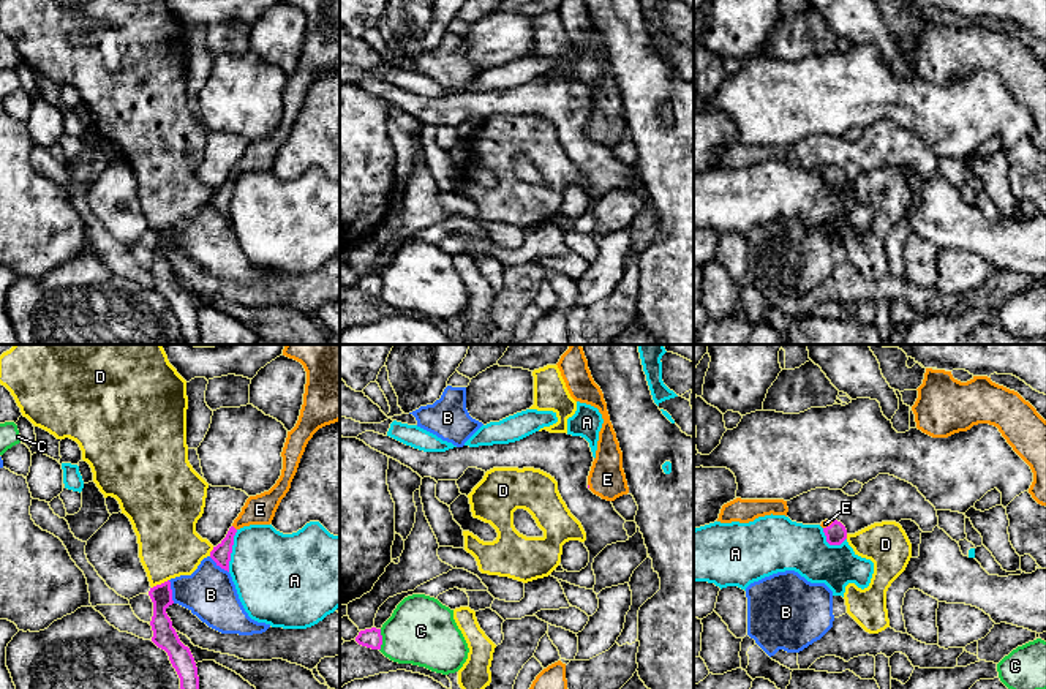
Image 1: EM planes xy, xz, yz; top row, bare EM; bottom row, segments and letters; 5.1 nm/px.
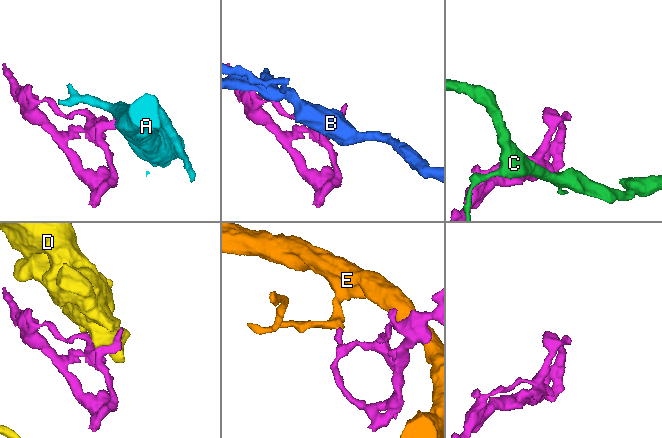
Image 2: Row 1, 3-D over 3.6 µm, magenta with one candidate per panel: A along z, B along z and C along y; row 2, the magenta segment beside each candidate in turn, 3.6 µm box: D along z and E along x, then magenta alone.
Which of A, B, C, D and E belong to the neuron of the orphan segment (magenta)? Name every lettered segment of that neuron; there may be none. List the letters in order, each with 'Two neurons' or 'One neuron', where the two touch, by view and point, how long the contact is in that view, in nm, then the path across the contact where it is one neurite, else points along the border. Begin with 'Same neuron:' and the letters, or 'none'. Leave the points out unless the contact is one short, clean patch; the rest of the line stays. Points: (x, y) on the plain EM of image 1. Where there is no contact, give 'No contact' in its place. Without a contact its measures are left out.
Same neuron: E
A: Two neurons. Touches magenta at xy (231, 196). Shared border 220 nm. Boundary: xy (237, 176), (233, 185), (228, 217)
B: Two neurons. Touches magenta at xy (171, 237). Shared border 120 nm. Boundary: xy (168, 226), (174, 248)
C: Two neurons. Touches magenta at xz (381, 286). Shared border 110 nm
D: Two neurons. Touches magenta at xy (161, 229). Shared border 100 nm
E: One neuron. Touches magenta at xy (234, 174). Shared border 40 nm. Path across: xy (221, 199), (234, 174), (259, 155)

